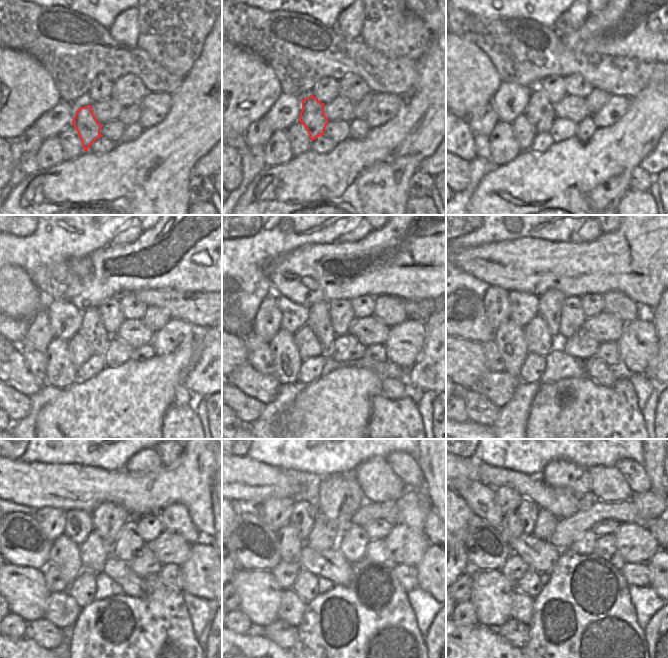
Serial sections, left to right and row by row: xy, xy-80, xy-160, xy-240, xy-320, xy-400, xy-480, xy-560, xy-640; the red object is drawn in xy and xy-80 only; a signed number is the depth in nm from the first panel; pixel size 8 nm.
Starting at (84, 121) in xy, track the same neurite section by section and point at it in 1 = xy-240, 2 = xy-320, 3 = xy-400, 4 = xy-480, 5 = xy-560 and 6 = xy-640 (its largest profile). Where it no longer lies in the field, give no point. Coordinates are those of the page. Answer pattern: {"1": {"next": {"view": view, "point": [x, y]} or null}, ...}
{"1": {"next": {"view": "xy-240", "point": [92, 328]}}, "2": {"next": {"view": "xy-320", "point": [319, 320]}}, "3": {"next": {"view": "xy-400", "point": [550, 303]}}, "4": {"next": {"view": "xy-480", "point": [108, 518]}}, "5": {"next": {"view": "xy-560", "point": [339, 496]}}, "6": {"next": {"view": "xy-640", "point": [560, 474]}}}

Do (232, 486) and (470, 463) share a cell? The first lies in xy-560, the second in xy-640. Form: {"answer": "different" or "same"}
{"answer": "same"}

